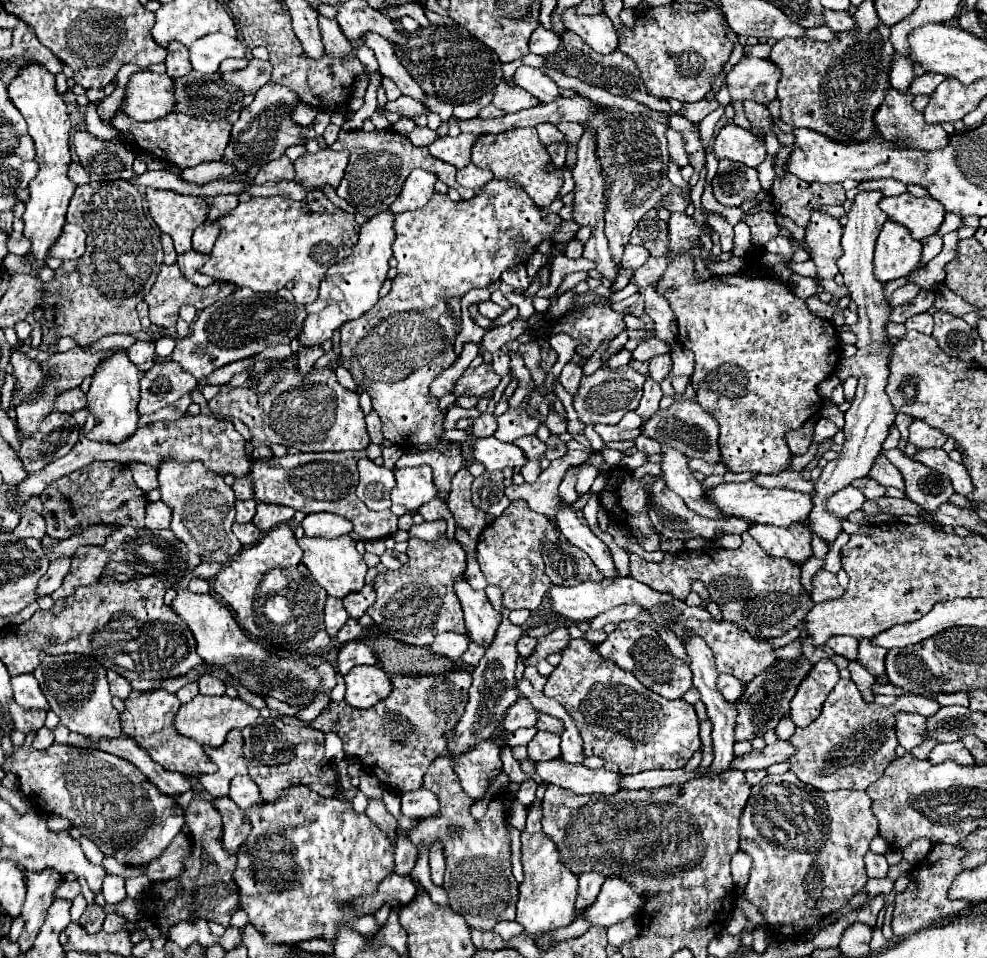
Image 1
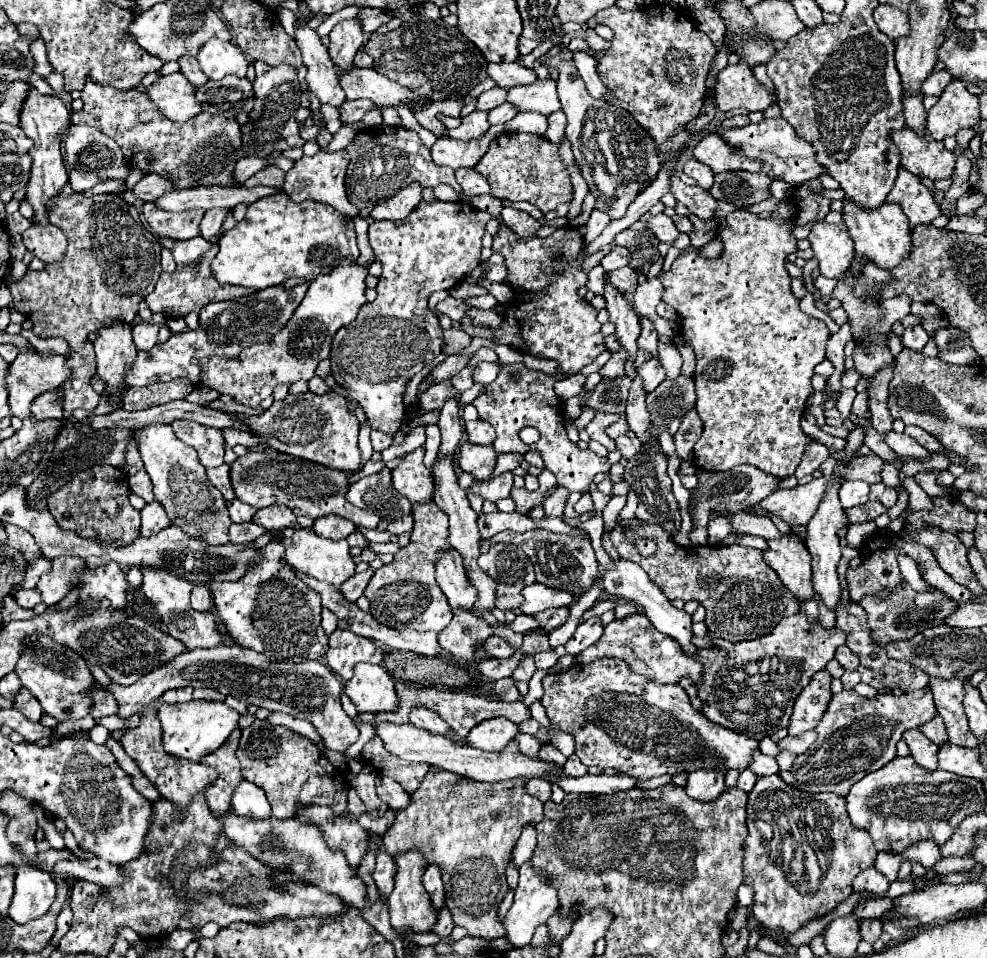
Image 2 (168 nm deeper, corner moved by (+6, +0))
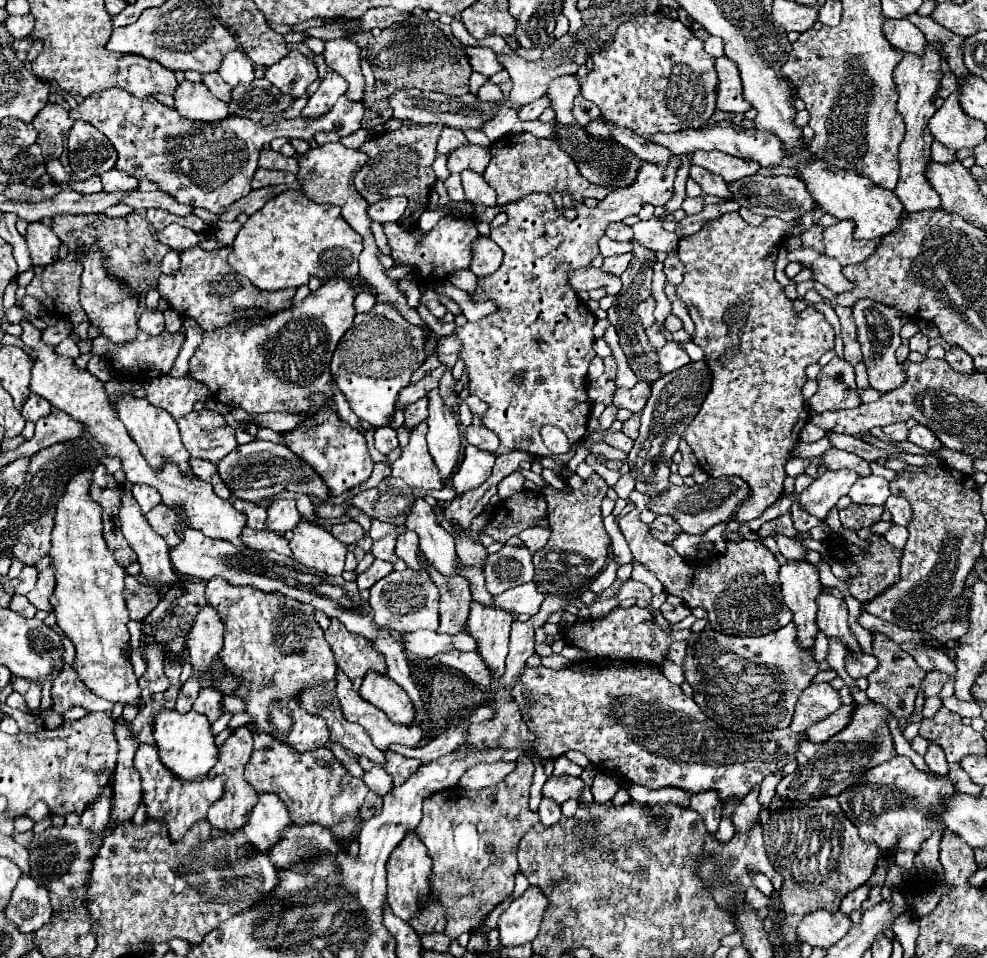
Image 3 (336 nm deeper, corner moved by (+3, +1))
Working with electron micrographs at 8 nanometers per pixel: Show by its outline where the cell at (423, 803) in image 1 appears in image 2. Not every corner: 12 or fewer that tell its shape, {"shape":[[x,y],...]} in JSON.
{"shape":[[378,778],[376,794],[394,812],[410,804],[410,794],[392,778]]}

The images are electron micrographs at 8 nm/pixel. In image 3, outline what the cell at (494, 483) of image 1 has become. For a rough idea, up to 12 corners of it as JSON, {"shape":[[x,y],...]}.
{"shape":[[519,471],[507,475],[499,483],[499,497],[519,493],[523,489],[523,477]]}

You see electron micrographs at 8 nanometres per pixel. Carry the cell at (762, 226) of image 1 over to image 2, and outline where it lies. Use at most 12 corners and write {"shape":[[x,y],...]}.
{"shape":[[792,200],[660,276],[696,352],[696,466],[794,474],[830,330]]}

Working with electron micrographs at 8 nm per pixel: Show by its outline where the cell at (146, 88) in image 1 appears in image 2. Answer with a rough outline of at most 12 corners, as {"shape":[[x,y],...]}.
{"shape":[[184,74],[162,76],[150,100],[172,122],[202,112]]}

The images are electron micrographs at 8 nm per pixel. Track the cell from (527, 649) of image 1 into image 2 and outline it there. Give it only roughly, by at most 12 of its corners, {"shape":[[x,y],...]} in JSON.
{"shape":[[488,636],[480,644],[492,658],[508,658],[512,646],[498,636]]}

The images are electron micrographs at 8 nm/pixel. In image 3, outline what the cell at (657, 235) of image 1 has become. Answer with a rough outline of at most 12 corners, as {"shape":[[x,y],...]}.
{"shape":[[633,245],[623,289],[607,311],[641,381],[659,379],[657,353],[635,311],[651,295],[655,251]]}

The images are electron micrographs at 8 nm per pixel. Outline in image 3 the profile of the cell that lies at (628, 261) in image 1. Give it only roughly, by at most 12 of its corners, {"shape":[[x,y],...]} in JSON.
{"shape":[[631,253],[613,255],[603,261],[603,271],[621,275]]}

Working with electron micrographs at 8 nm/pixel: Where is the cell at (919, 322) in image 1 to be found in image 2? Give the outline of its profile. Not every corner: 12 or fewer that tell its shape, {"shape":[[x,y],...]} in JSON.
{"shape":[[922,326],[906,328],[904,348],[922,350],[930,336]]}

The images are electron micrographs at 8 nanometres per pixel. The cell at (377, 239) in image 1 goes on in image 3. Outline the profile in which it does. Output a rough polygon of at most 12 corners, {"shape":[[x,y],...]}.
{"shape":[[357,287],[205,333],[189,375],[251,415],[331,399]]}

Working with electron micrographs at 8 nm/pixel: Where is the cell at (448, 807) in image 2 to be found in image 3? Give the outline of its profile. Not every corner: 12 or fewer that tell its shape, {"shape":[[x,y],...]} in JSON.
{"shape":[[533,763],[423,803],[449,939],[513,893]]}

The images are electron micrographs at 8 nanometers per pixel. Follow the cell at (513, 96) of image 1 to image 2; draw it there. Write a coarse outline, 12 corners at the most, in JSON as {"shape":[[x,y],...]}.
{"shape":[[536,80],[508,90],[520,110],[560,110],[556,80]]}

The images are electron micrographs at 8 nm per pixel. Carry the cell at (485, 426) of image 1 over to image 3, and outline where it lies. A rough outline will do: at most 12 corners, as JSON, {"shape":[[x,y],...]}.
{"shape":[[469,425],[465,439],[483,451],[493,451],[499,437],[483,425]]}

